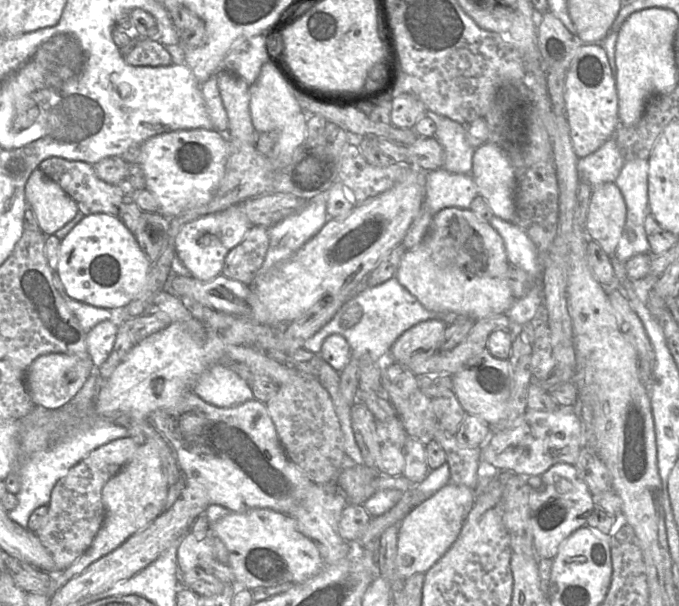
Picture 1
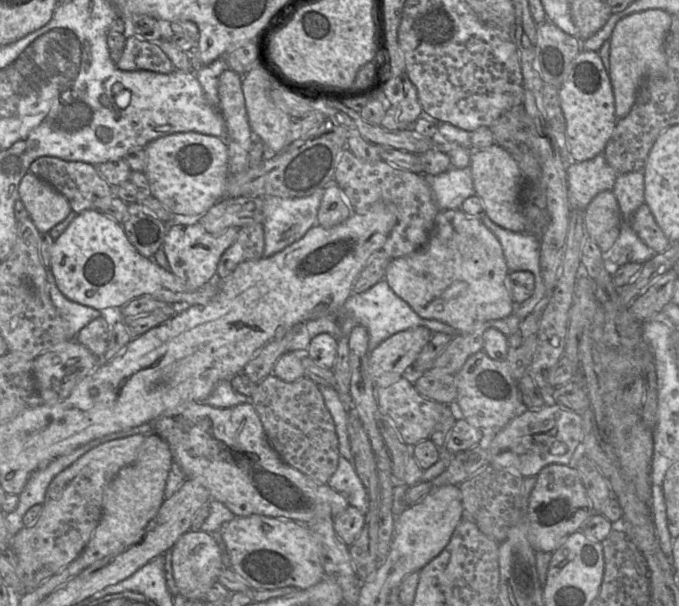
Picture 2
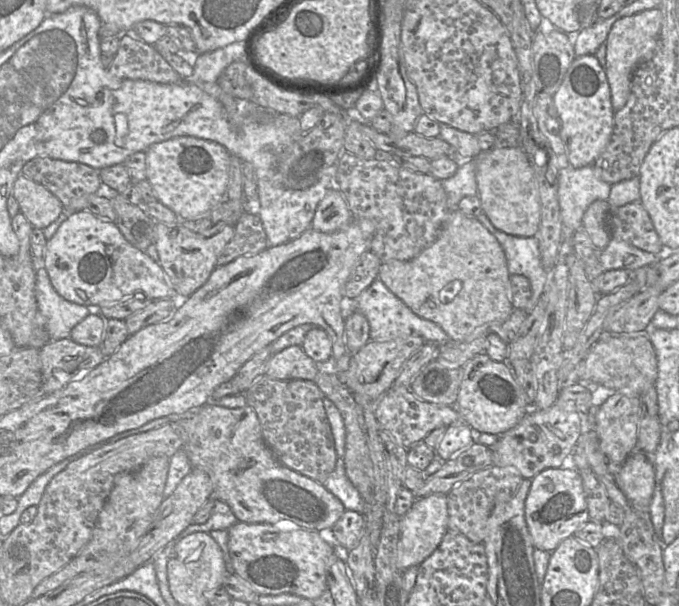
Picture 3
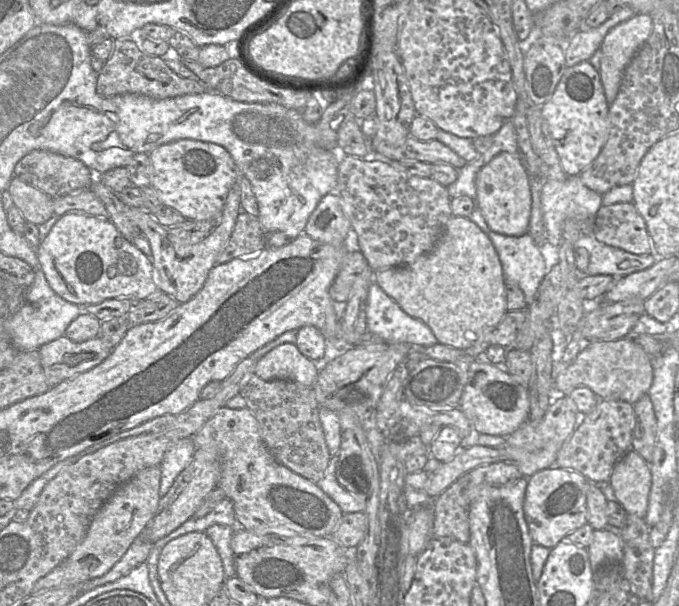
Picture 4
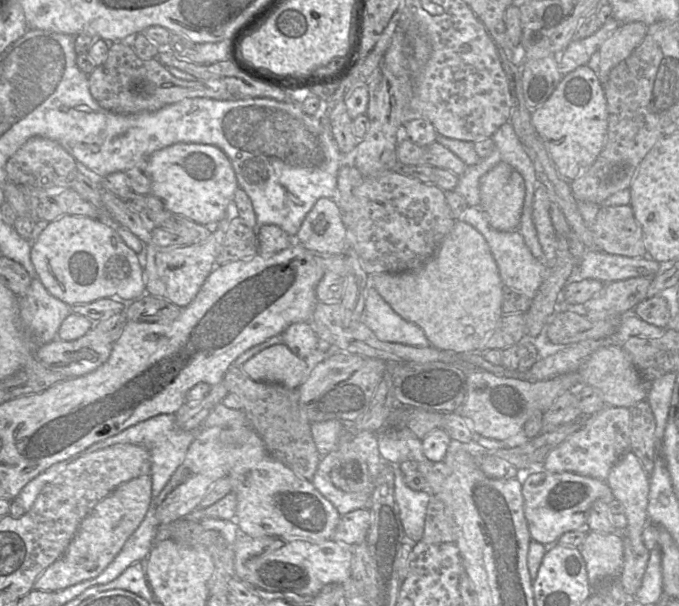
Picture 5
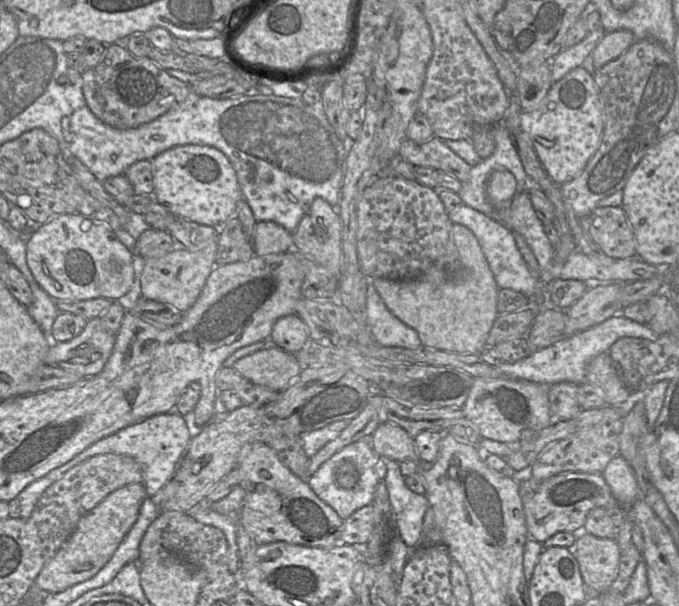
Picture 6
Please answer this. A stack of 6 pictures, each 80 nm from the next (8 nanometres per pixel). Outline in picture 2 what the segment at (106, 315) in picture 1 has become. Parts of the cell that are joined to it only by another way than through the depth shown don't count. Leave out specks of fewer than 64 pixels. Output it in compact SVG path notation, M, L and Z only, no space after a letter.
M47 267L46 273L50 298L73 335L76 335L80 329L93 319L102 316L101 310L68 299L57 287L54 275Z

